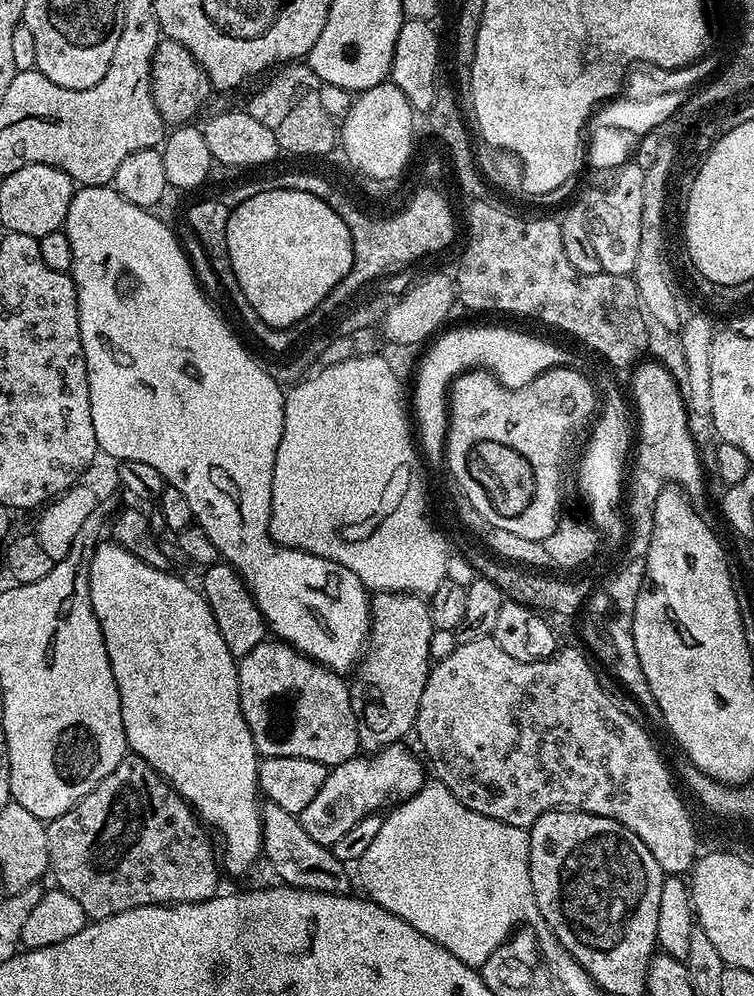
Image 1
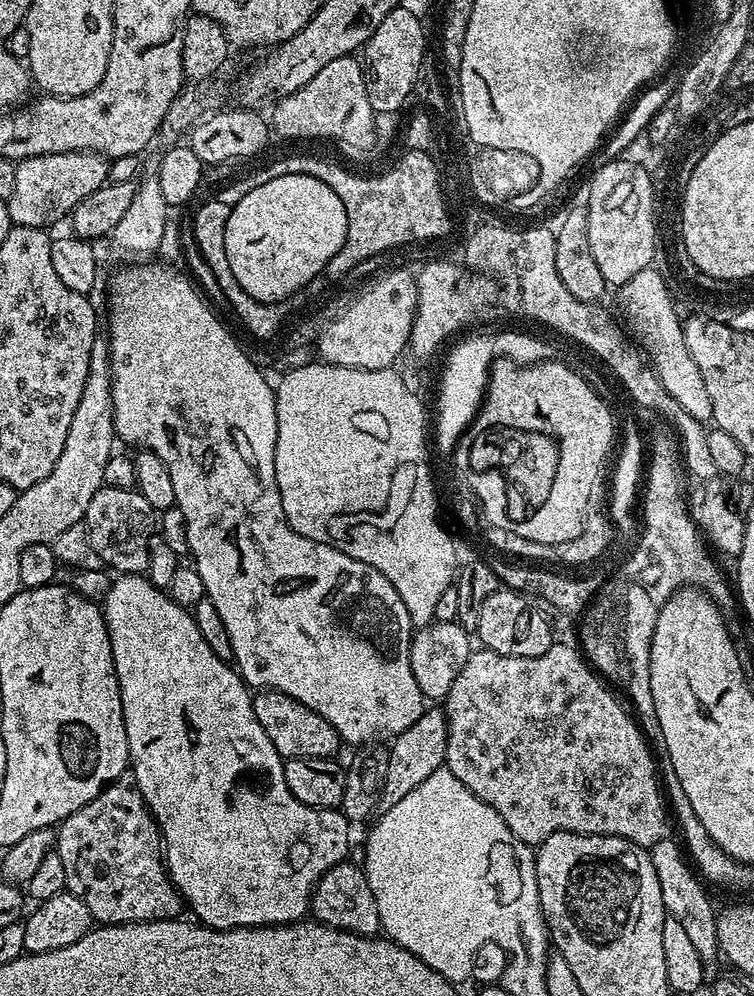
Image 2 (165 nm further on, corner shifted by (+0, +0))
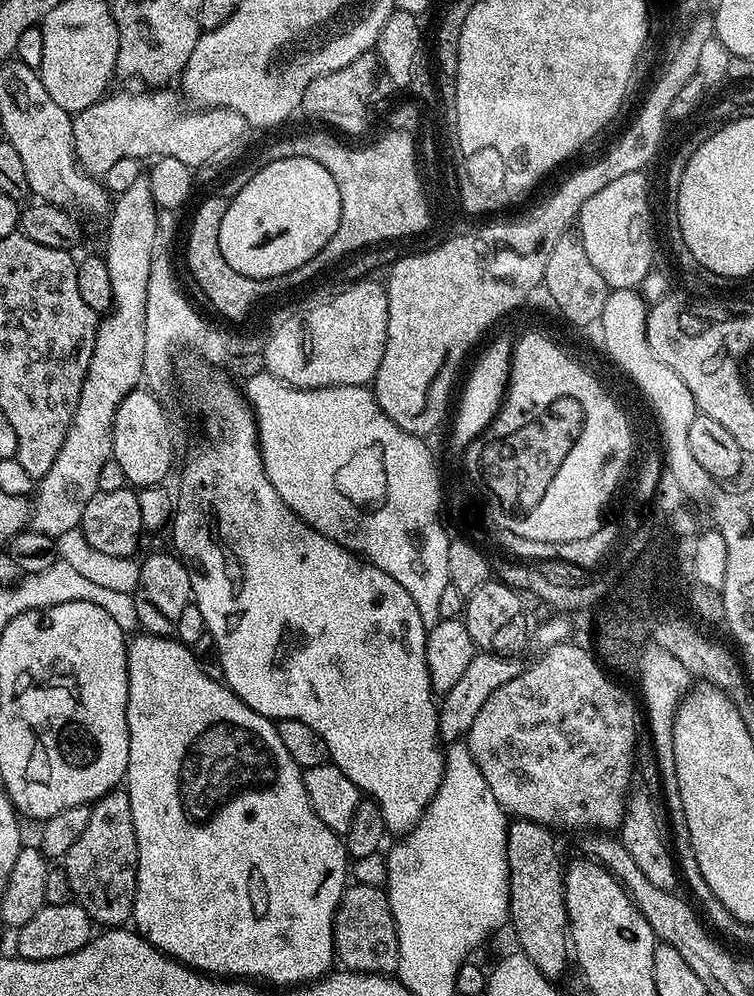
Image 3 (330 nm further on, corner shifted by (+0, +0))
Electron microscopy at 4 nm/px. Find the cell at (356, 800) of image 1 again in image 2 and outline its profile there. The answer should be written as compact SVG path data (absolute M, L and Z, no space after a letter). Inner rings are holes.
M120 574L109 583L108 592L102 601L102 611L106 630L110 634L112 661L122 698L130 775L135 780L136 789L142 794L153 820L160 827L164 866L168 869L172 885L184 899L187 911L192 911L191 915L205 928L266 928L269 924L295 924L303 921L309 915L312 891L322 874L345 863L350 821L343 812L335 808L311 808L298 802L298 798L290 794L290 786L286 786L284 777L285 757L280 756L278 750L274 750L274 742L266 738L266 730L262 730L262 725L258 723L252 705L253 693L235 667L214 654L203 638L202 631L198 630L198 624L189 609L172 600L165 589L152 584L147 575Z

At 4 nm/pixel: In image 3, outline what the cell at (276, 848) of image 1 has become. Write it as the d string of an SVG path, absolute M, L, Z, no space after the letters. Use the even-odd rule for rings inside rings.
M349 883L345 887L342 898L338 902L338 910L332 927L332 937L336 947L335 959L340 960L345 969L350 972L379 972L381 974L395 973L398 962L398 930L394 922L394 914L390 910L388 893L383 887L375 888L372 884Z

